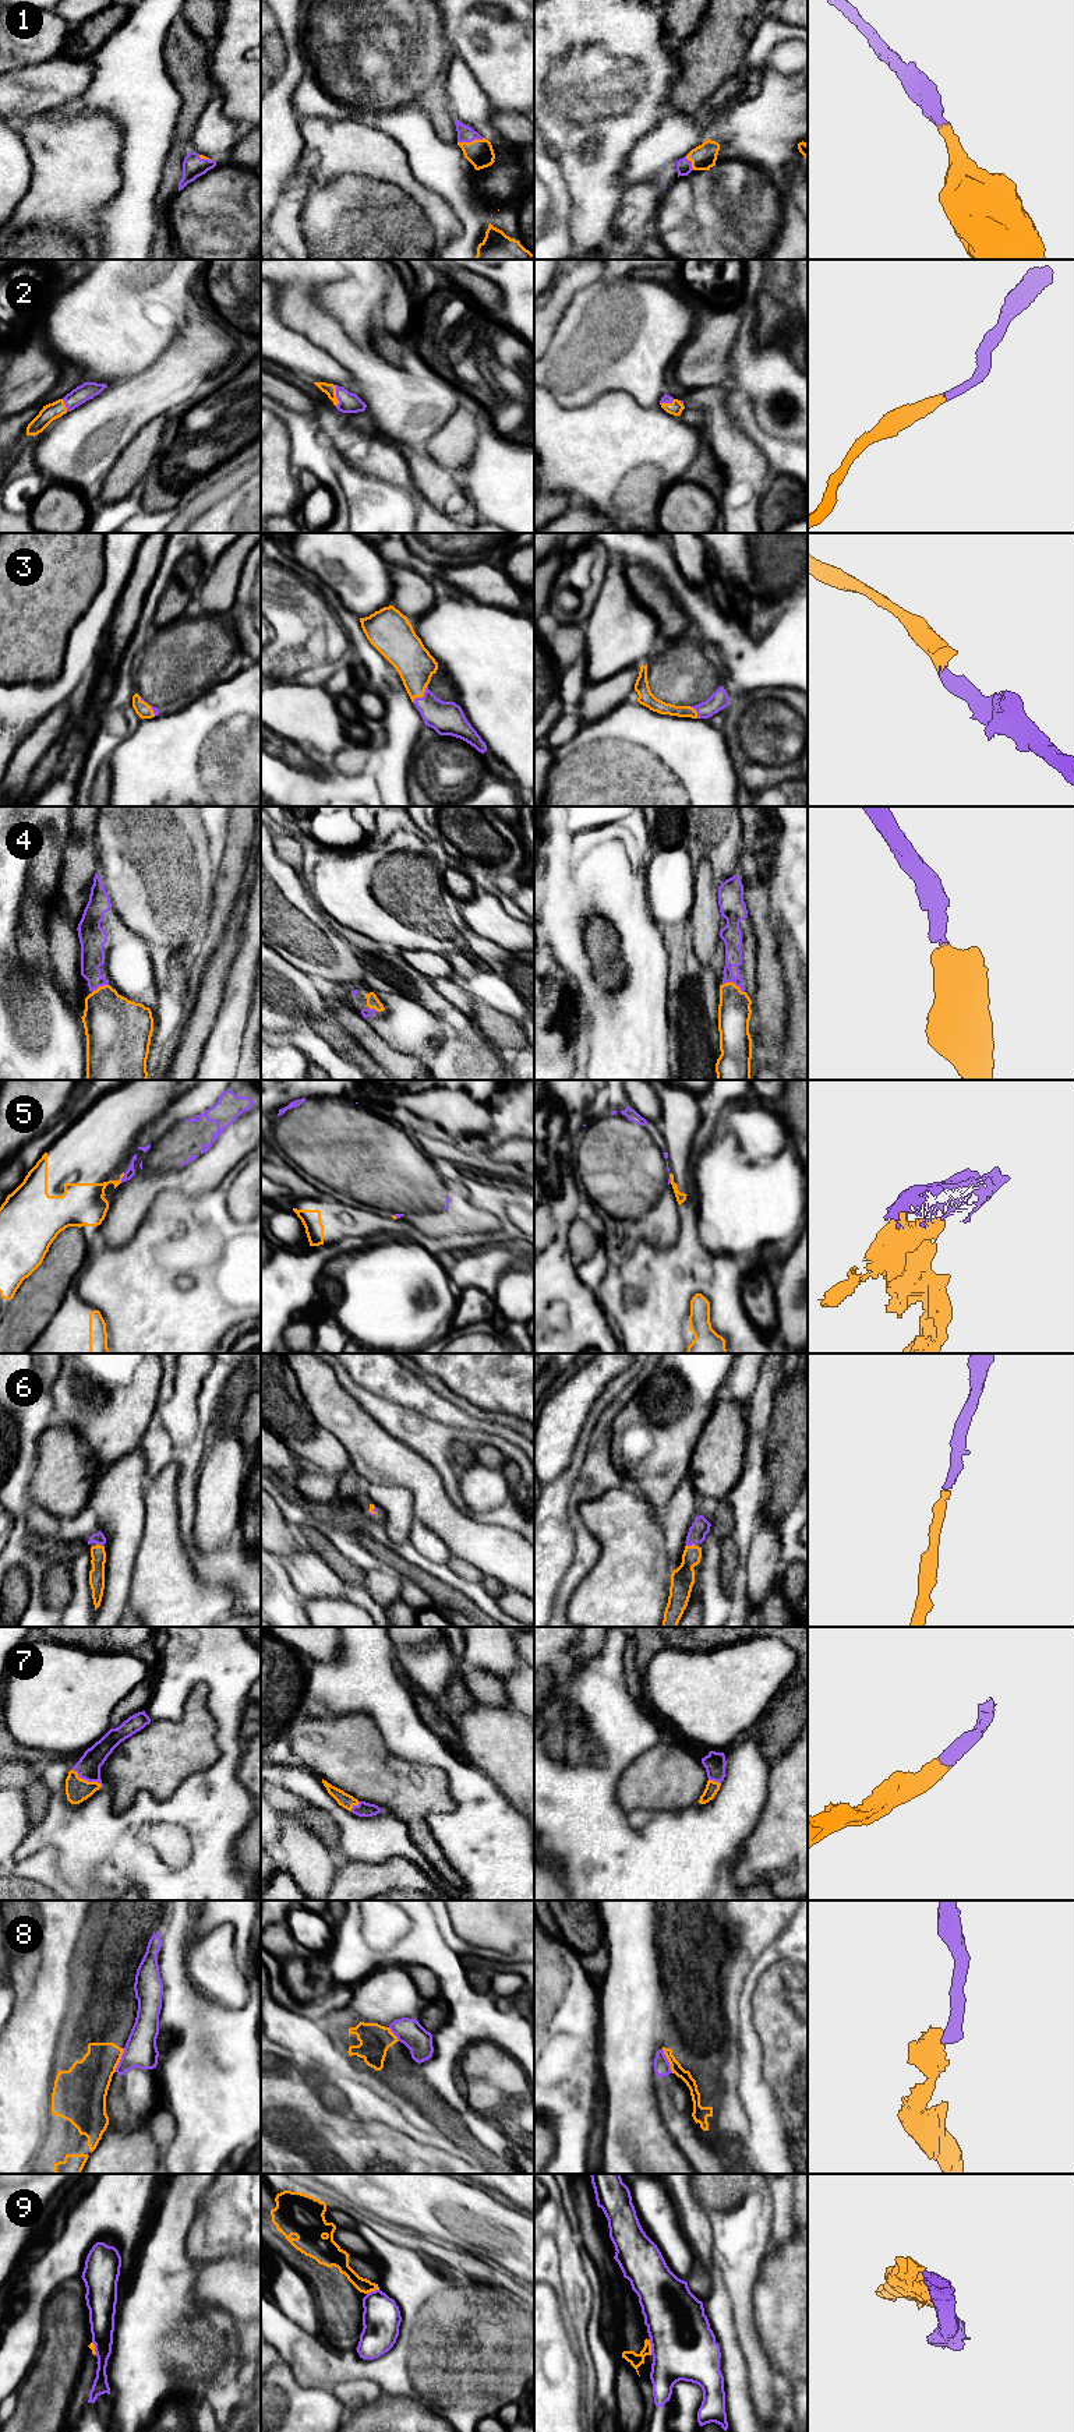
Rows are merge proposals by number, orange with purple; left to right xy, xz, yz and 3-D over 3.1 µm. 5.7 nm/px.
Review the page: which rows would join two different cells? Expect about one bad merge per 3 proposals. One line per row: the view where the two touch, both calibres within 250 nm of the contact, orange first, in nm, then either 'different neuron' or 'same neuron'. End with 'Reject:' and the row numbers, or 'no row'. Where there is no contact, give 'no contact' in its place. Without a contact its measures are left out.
1: contact in xz; calibres 160 and 100 nm; same neuron
2: contact in xz; calibres 70 and 120 nm; same neuron
3: contact in xz; calibres 220 and 190 nm; same neuron
4: contact in yz; calibres 190 and 110 nm; same neuron
5: contact in xy; calibres 200 and 60 nm; different neuron
6: contact in yz; calibres 140 and 100 nm; same neuron
7: contact in xy; calibres 140 and 140 nm; same neuron
8: contact in yz; calibres 60 and 100 nm; different neuron
9: contact in yz; calibres 80 and 380 nm; different neuron
Reject: 5, 8, 9

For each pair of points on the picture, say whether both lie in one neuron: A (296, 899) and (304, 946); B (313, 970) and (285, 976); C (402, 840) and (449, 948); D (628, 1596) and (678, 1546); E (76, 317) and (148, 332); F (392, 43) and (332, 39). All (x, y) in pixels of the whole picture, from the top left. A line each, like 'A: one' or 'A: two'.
A: one
B: two
C: one
D: two
E: one
F: one

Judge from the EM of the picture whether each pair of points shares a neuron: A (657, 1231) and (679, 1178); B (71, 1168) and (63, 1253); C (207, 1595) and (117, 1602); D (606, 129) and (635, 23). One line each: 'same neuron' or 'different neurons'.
A: different neurons
B: same neuron
C: different neurons
D: same neuron

